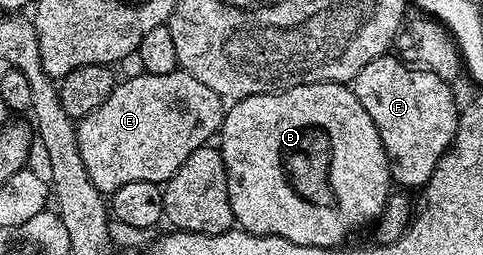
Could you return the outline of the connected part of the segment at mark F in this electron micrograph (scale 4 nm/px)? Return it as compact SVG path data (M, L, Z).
M385 55L366 63L350 88L362 107L366 107L366 115L374 119L374 127L378 127L382 147L390 158L391 180L408 191L427 185L458 127L460 109L452 94L453 86L428 69L413 67L396 55Z

